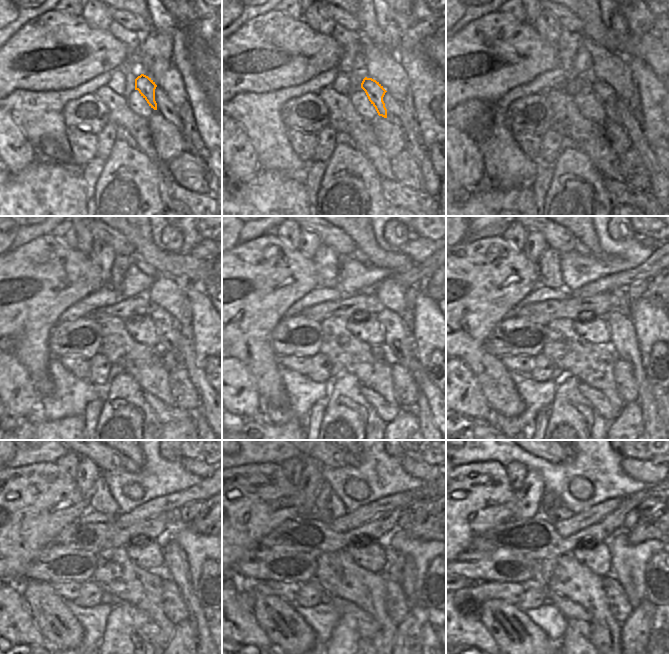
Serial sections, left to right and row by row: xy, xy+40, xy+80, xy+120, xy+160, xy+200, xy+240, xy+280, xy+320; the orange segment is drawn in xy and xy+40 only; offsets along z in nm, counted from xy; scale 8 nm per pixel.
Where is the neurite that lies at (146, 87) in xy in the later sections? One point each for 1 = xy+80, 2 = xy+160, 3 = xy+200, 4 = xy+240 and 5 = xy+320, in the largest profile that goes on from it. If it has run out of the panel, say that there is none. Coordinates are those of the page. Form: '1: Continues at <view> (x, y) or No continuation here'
1: Continues at xy+80 (605, 94)
2: Continues at xy+160 (399, 343)
3: Continues at xy+200 (623, 342)
4: Continues at xy+240 (174, 557)
5: Continues at xy+320 (649, 643).

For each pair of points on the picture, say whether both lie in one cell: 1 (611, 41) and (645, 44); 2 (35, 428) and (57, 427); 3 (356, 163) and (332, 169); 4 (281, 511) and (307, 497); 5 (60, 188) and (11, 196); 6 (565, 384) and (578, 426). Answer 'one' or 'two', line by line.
1: one
2: one
3: one
4: two
5: one
6: one

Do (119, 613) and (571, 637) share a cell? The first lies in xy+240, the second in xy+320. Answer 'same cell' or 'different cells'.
same cell

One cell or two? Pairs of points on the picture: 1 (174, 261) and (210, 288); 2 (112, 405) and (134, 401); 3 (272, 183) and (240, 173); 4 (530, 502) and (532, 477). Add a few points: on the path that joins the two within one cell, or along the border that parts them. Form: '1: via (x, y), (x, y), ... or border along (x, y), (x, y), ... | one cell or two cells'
1: via (183, 267), (187, 271), (193, 271), (201, 279) | one cell
2: via (117, 405), (129, 405) | one cell
3: border along (258, 169), (247, 181), (232, 180) | two cells
4: via (530, 496), (532, 483) | one cell

